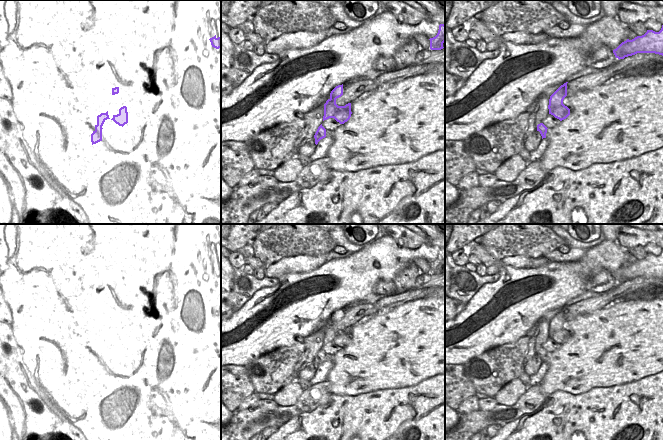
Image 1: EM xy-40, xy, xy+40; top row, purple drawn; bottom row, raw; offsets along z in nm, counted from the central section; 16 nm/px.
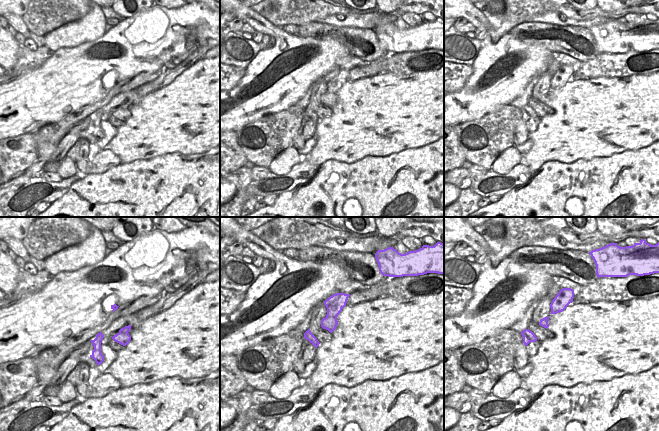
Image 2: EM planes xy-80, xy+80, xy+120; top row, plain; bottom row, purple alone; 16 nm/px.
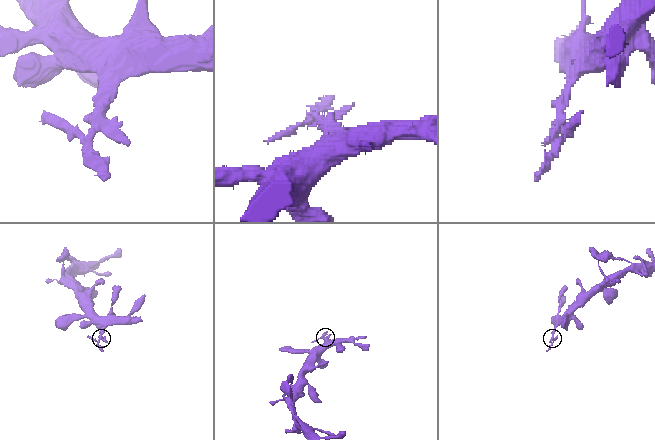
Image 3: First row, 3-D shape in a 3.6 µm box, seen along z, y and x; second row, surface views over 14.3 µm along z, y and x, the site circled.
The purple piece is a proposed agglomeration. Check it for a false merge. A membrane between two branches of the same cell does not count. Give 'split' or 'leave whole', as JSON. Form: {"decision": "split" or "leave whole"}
{"decision": "split"}

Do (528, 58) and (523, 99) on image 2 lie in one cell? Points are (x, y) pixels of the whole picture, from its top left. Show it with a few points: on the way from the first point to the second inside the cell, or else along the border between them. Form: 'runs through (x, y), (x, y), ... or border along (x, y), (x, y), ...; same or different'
border along (535, 79), (509, 104); different

